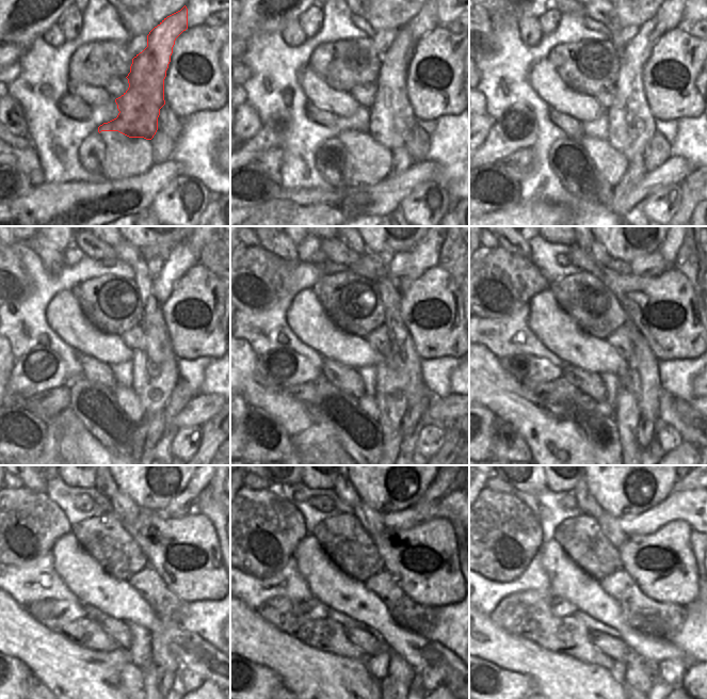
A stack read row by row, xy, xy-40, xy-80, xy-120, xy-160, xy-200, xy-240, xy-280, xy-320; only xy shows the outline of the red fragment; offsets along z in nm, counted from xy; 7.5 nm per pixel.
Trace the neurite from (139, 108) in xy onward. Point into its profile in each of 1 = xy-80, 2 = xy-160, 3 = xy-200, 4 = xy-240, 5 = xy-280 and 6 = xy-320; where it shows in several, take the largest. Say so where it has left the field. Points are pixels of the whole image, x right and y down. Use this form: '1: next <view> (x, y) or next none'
1: next xy-80 (630, 109)
2: next xy-160 (401, 350)
3: next xy-200 (641, 352)
4: next xy-240 (196, 487)
5: next xy-280 (438, 487)
6: next xy-320 (678, 487)

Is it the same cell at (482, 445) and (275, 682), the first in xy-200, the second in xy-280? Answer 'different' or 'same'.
same

